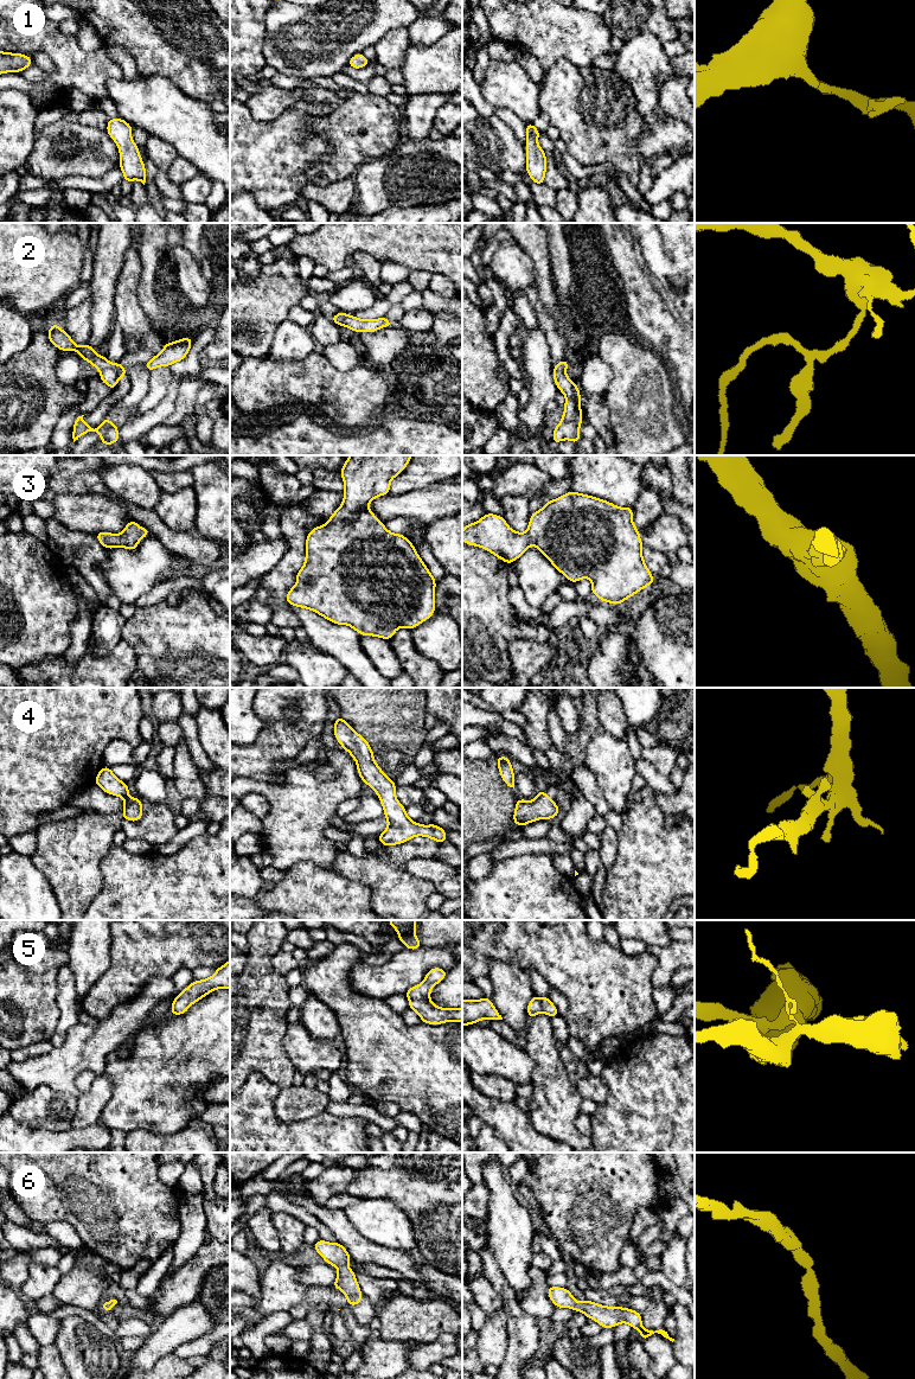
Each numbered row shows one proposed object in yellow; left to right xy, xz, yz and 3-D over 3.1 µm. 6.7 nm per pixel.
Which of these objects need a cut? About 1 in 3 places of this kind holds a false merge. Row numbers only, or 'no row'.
2

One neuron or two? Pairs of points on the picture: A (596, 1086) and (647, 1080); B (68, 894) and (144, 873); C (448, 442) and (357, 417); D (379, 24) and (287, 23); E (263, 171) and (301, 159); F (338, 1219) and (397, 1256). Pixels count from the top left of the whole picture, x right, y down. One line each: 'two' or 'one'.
A: two
B: two
C: two
D: one
E: one
F: one

